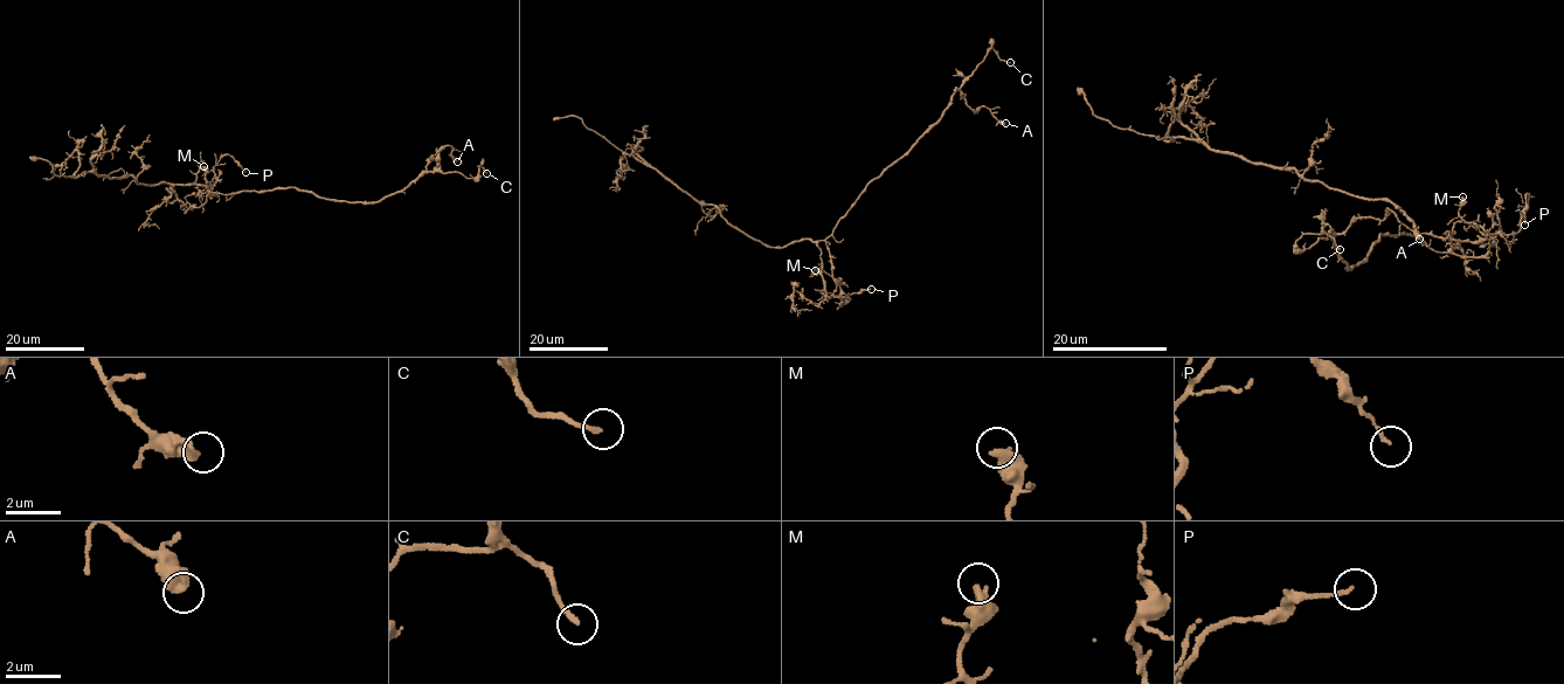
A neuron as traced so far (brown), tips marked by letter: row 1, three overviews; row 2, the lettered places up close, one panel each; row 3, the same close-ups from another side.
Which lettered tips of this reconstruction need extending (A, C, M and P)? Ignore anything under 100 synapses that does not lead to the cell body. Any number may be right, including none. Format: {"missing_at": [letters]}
{"missing_at": []}

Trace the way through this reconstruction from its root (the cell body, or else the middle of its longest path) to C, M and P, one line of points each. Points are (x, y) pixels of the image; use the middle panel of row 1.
C: (818, 241), (829, 236), (870, 181), (940, 121), (956, 89), (990, 48), (990, 40), (997, 56), (1010, 62)
M: (818, 241), (825, 242), (832, 276), (838, 284), (821, 269), (815, 270)
P: (818, 241), (825, 242), (832, 276), (846, 302), (844, 304), (850, 295), (871, 289)

